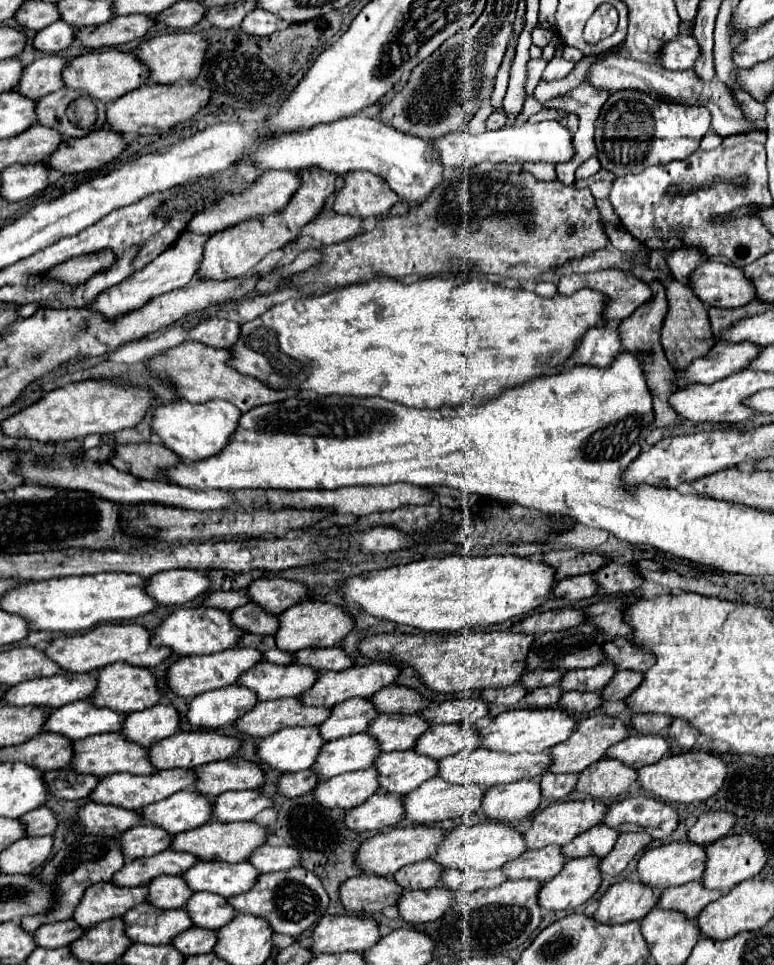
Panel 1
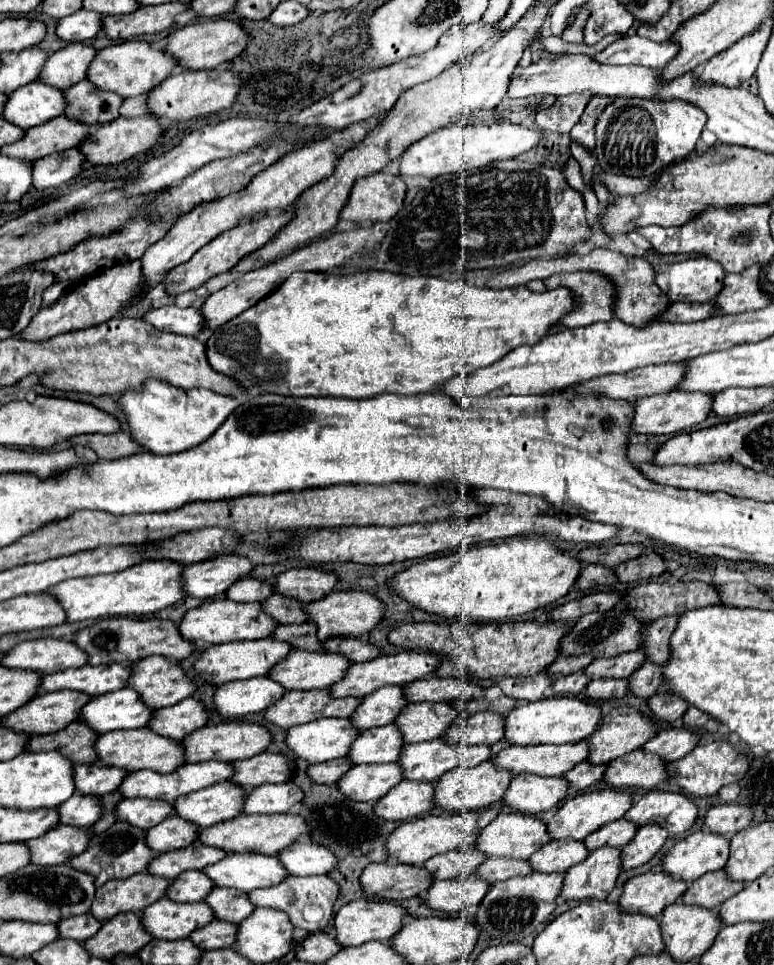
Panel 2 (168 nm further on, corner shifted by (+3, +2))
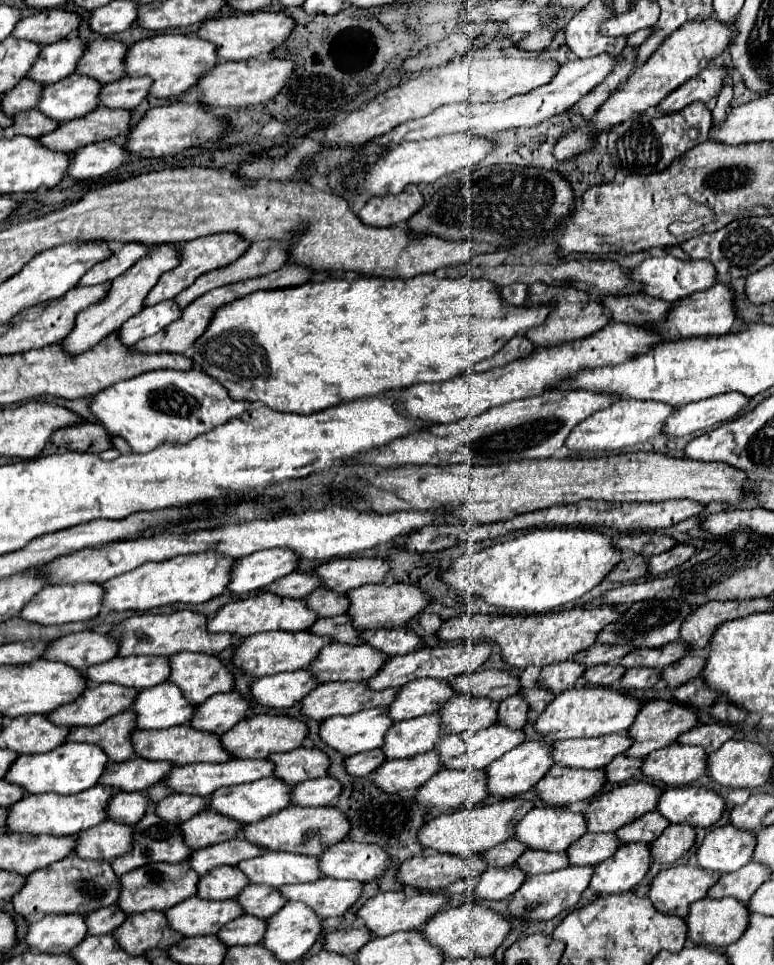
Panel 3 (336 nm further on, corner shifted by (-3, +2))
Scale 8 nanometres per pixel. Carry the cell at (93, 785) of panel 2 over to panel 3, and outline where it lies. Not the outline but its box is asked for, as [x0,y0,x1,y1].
[100,757,174,791]

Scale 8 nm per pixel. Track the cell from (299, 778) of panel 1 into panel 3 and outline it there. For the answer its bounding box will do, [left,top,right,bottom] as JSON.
[346,749,386,777]

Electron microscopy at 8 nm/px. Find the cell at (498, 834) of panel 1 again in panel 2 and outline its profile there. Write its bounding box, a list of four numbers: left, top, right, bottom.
[472,813,550,859]

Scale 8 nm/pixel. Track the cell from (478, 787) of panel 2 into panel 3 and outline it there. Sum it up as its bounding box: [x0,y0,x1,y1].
[486,741,554,797]

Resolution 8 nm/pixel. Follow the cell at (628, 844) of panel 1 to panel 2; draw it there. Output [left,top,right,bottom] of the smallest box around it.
[620,825,666,869]

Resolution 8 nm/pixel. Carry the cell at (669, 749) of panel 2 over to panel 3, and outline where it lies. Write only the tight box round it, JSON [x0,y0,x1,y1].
[678,723,740,753]

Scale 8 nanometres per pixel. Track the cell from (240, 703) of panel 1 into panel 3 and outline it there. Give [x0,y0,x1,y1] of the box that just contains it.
[252,671,320,709]

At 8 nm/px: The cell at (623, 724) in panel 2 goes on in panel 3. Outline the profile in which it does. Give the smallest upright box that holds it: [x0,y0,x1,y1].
[626,699,698,757]

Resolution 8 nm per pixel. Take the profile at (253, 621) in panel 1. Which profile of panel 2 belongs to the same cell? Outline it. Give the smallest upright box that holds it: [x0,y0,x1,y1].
[260,595,306,625]

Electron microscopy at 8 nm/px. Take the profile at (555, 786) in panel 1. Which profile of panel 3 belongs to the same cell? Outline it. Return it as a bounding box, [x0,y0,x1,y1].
[606,755,642,783]

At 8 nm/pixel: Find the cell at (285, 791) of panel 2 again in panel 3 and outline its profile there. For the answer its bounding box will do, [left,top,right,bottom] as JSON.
[292,777,342,807]

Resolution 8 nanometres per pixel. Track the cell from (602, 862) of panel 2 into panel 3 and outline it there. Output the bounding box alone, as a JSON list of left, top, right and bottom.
[590,843,650,895]

